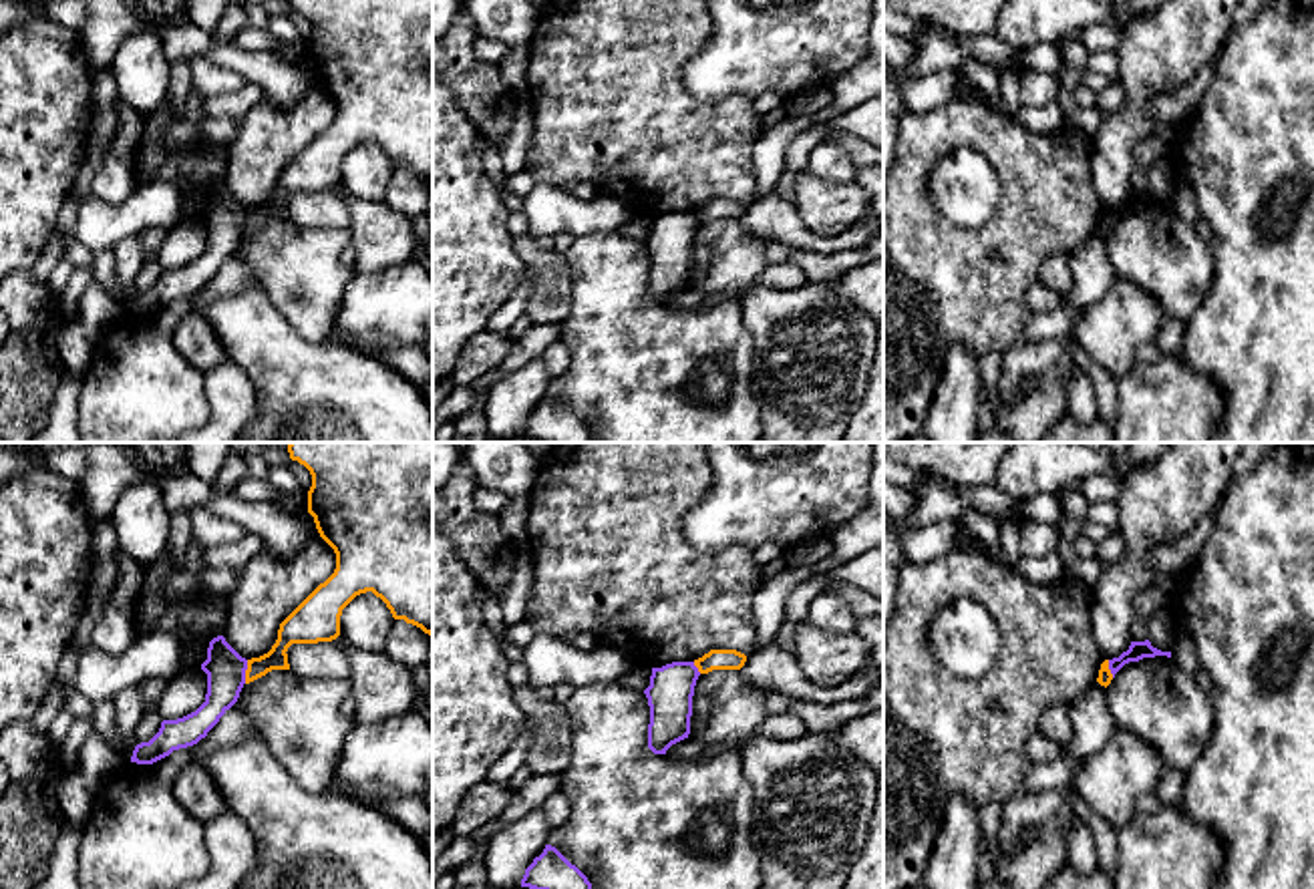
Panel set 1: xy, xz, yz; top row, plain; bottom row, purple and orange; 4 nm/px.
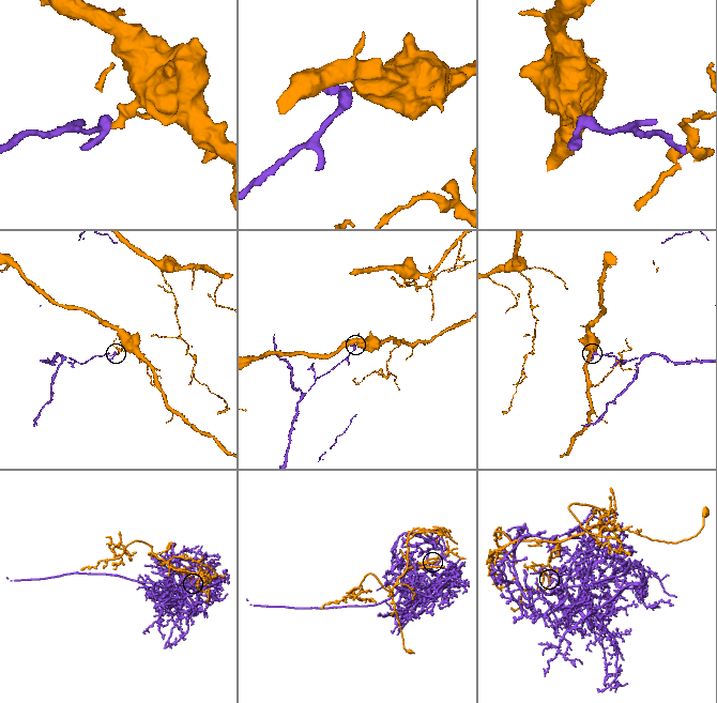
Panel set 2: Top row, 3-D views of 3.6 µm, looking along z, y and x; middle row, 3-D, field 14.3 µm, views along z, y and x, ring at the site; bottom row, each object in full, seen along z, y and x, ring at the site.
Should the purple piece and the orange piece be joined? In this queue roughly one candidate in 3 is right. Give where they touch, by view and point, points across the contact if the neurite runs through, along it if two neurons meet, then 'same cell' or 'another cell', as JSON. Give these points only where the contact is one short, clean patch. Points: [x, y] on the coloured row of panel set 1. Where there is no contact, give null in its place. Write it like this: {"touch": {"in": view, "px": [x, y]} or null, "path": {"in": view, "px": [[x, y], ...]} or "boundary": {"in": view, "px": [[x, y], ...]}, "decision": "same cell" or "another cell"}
{"touch": {"in": "xy", "px": [244, 672]}, "boundary": {"in": "xy", "px": [[248, 660], [244, 682]]}, "decision": "another cell"}

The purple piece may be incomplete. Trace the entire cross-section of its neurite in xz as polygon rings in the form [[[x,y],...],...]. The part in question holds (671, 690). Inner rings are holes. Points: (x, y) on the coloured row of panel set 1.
[[[694,662],[652,668],[650,686],[644,694],[650,706],[648,748],[654,754],[666,754],[672,744],[688,738],[698,676]]]

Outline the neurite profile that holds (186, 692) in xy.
[[[199,668],[181,670],[171,678],[157,702],[163,720],[177,720],[195,712],[207,694],[207,674]]]

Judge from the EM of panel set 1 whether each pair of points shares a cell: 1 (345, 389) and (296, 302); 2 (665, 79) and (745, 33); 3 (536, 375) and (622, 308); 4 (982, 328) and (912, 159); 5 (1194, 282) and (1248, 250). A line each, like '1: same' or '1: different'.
1: different
2: different
3: different
4: same
5: different

